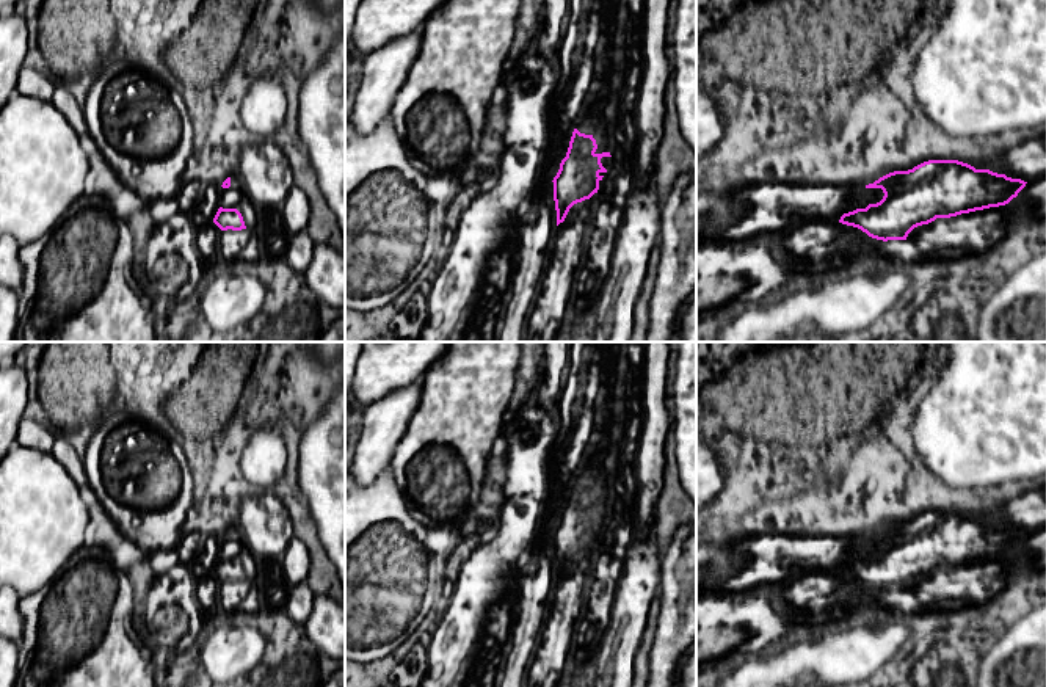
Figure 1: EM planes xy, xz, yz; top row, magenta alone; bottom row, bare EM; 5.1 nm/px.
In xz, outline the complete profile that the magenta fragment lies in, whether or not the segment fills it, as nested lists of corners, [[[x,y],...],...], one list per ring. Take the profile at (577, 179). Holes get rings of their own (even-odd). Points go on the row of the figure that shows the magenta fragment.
[[[574,129],[566,157],[554,177],[554,201],[557,210],[557,226],[565,221],[569,209],[590,199],[599,190],[599,182],[607,169],[602,166],[602,157],[612,157],[610,152],[596,152],[597,144],[593,135],[580,133]]]

